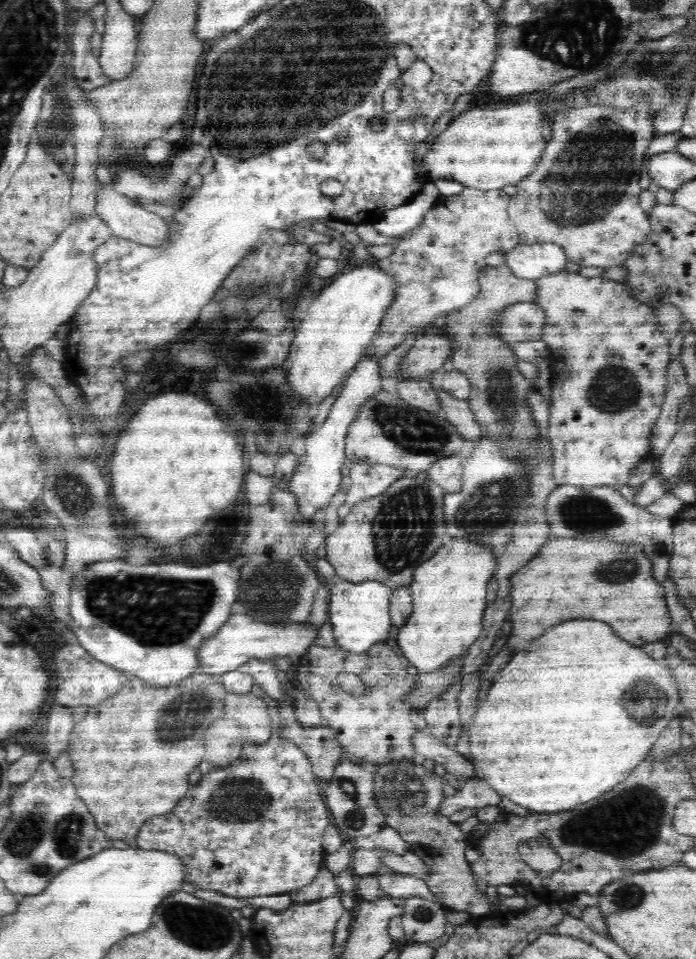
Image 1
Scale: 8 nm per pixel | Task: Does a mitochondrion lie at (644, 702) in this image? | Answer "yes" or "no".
yes

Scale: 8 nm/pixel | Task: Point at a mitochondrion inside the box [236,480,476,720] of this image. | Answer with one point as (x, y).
(403, 526)

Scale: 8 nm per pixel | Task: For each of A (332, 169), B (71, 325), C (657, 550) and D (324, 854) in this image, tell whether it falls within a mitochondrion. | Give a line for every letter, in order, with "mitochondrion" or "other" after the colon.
A: other
B: other
C: mitochondrion
D: other

